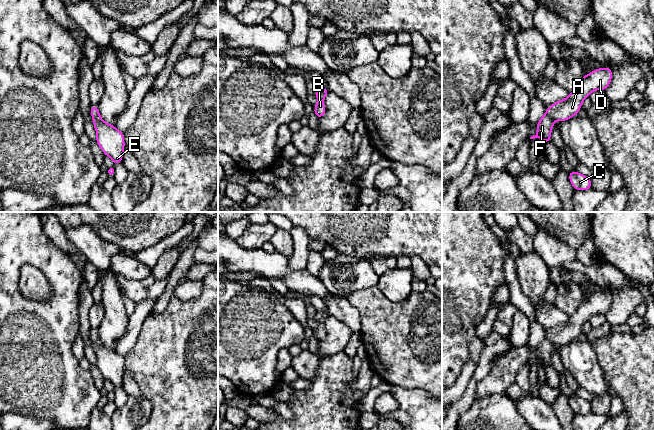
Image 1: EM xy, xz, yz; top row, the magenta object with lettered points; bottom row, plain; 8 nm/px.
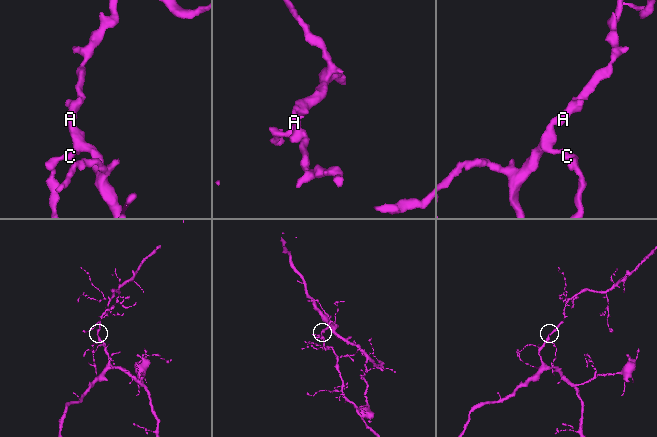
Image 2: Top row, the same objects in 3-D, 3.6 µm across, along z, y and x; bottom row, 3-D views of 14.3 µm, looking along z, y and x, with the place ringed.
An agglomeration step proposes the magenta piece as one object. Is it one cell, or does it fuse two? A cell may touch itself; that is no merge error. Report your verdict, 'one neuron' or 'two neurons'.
one neuron

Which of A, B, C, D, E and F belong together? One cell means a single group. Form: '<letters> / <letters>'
A B C D E F

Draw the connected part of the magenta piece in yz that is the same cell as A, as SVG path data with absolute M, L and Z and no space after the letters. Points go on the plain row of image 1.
M610 291L594 293L588 299L583 299L577 311L566 323L553 327L546 333L545 338L538 345L537 358L531 363L540 362L544 368L551 367L551 355L554 345L567 345L580 334L583 324L595 314L607 314L613 297Z

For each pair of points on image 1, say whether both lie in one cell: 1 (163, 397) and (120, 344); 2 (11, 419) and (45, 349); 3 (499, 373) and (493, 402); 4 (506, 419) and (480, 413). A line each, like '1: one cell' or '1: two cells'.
1: two cells
2: two cells
3: two cells
4: one cell

